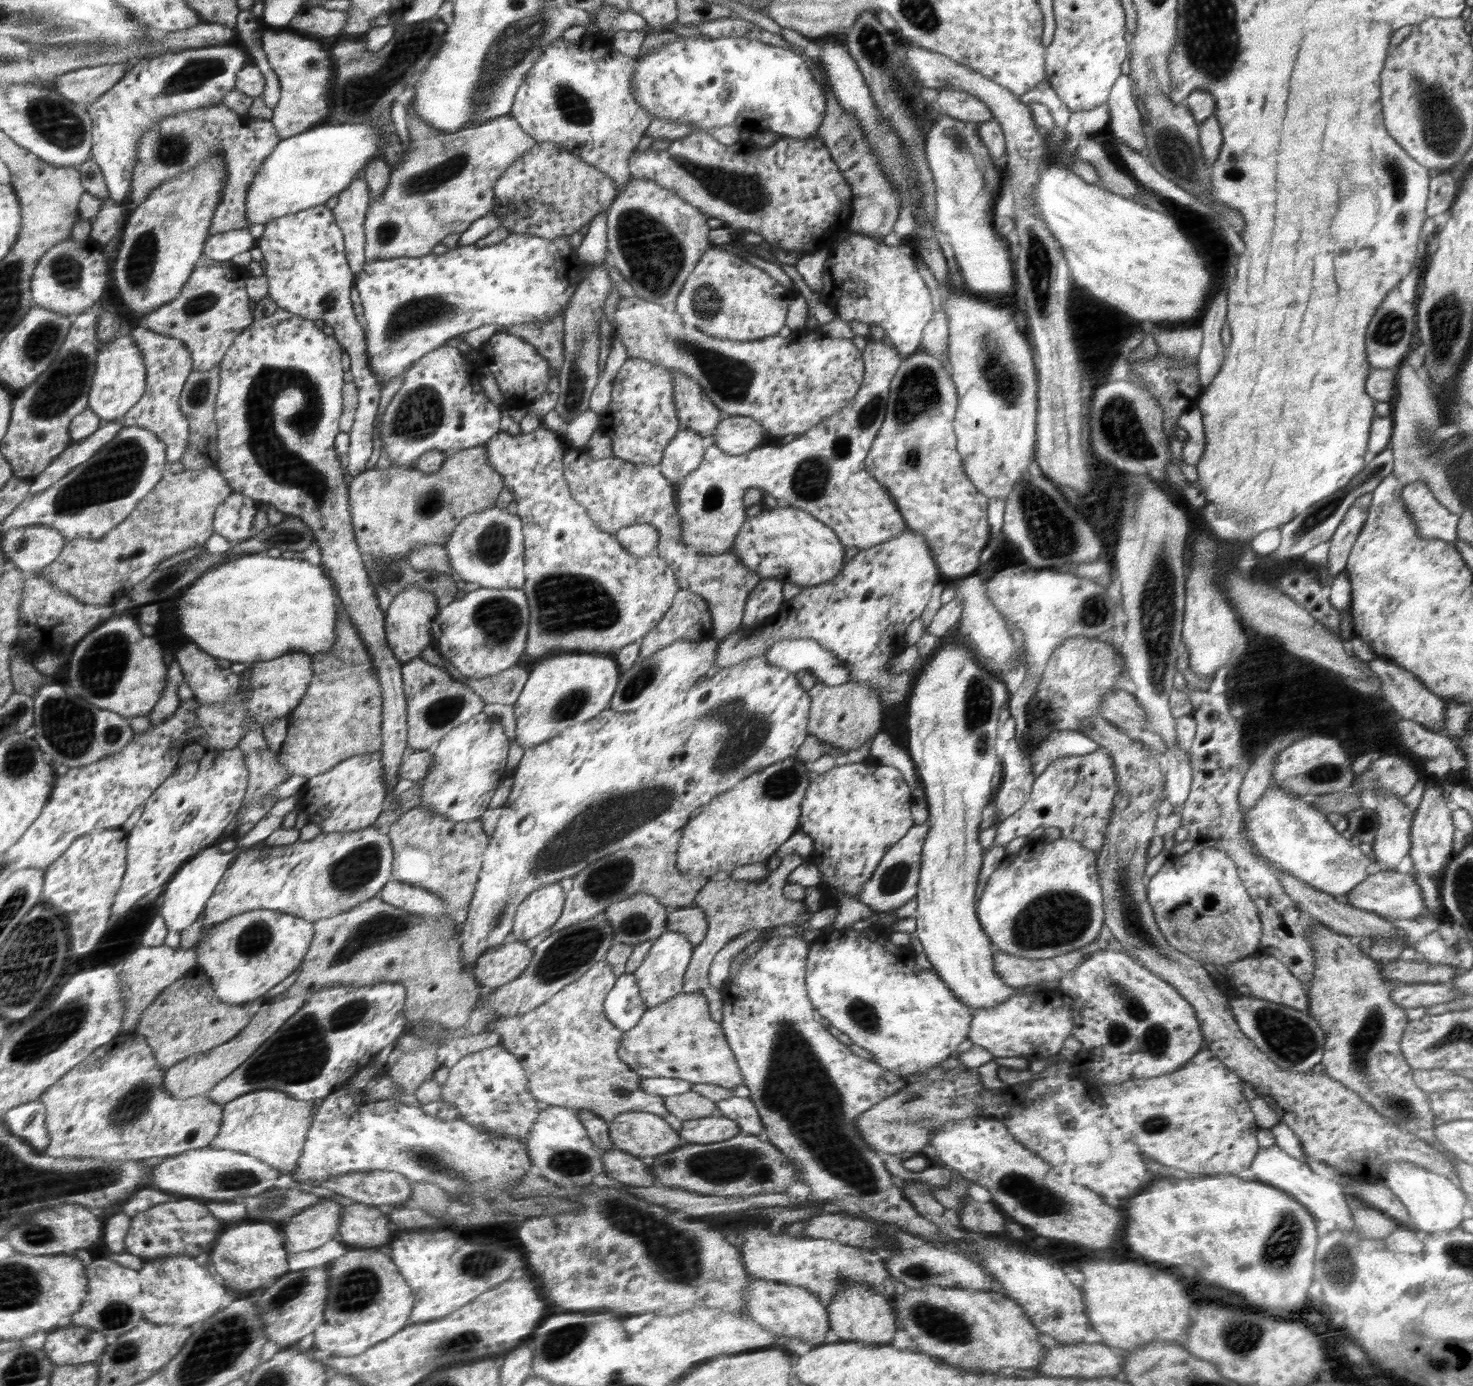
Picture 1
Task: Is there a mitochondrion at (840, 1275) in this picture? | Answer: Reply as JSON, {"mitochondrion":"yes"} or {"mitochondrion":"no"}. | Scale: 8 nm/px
{"mitochondrion":"yes"}

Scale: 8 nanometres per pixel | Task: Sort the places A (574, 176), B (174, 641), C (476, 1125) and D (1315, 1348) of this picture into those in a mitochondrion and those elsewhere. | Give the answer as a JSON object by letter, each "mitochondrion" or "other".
{"A":"other","B":"other","C":"other","D":"other"}

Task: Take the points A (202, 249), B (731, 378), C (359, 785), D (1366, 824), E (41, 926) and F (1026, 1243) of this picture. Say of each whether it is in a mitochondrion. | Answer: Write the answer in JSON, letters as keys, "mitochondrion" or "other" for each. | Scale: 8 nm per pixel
{"A":"other","B":"mitochondrion","C":"other","D":"other","E":"mitochondrion","F":"other"}

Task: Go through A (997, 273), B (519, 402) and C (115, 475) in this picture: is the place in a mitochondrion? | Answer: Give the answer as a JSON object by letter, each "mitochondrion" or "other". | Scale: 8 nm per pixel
{"A":"other","B":"other","C":"mitochondrion"}

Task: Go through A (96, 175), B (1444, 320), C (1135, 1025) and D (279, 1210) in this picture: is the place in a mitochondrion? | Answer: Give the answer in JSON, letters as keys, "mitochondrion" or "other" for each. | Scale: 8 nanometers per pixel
{"A":"other","B":"mitochondrion","C":"mitochondrion","D":"other"}

